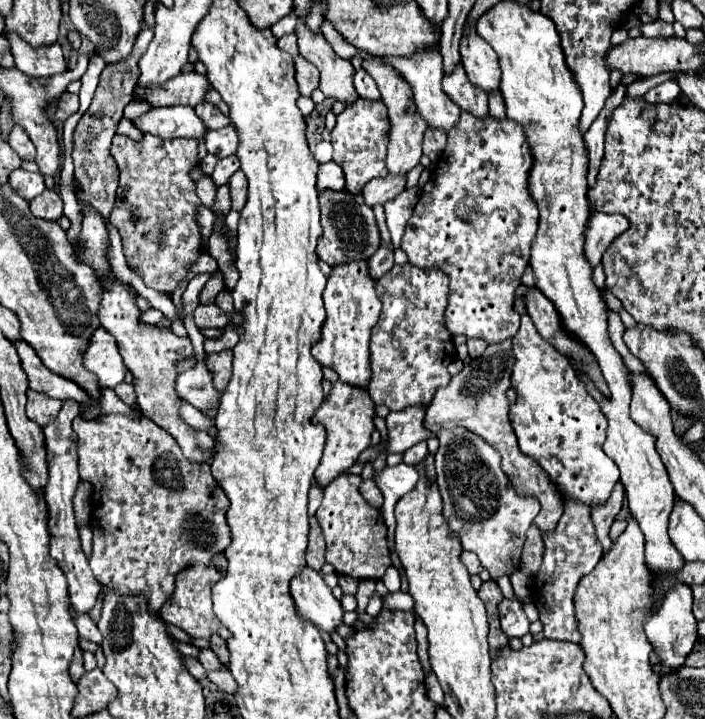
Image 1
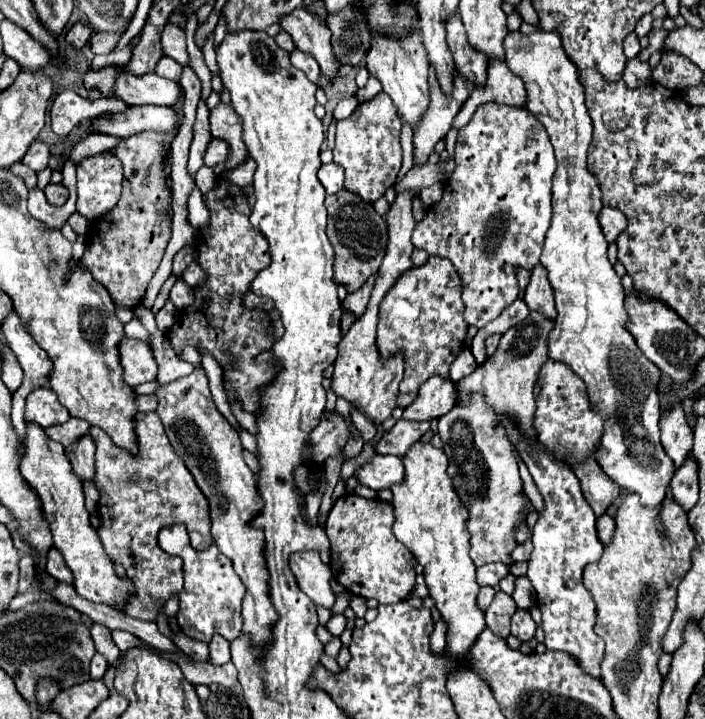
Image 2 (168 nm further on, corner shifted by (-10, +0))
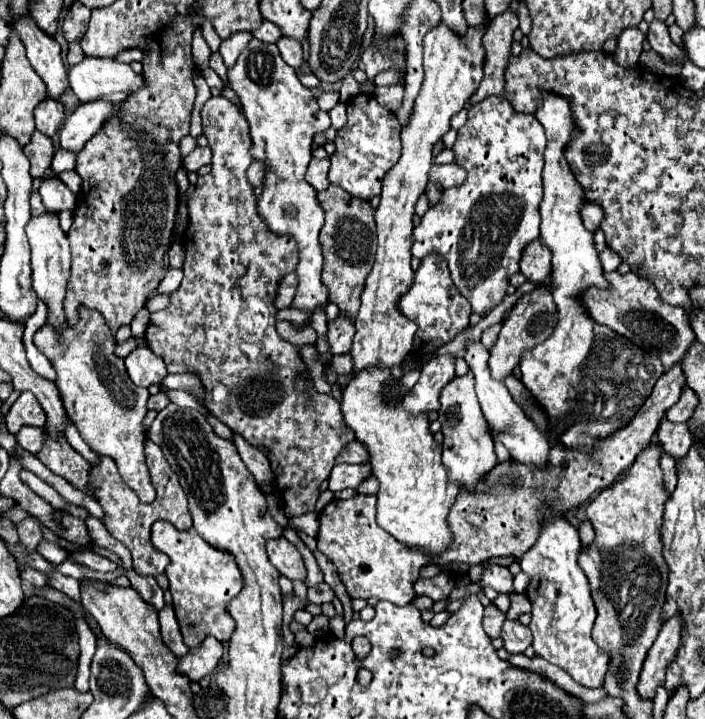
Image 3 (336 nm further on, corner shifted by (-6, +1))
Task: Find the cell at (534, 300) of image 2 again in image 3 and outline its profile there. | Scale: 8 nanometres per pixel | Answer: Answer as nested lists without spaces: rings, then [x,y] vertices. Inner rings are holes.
[[[532,241],[530,245],[526,245],[524,255],[520,259],[520,271],[526,275],[526,279],[530,283],[540,283],[546,279],[546,275],[550,273],[552,267],[552,253],[546,245],[538,241]]]

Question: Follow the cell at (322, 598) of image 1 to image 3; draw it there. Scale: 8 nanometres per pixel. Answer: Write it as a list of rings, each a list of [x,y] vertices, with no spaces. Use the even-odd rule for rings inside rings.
[[[278,537],[266,543],[266,551],[268,551],[268,559],[270,563],[288,579],[300,579],[306,581],[306,567],[302,561],[302,555],[298,553],[298,549],[286,539],[286,537]]]

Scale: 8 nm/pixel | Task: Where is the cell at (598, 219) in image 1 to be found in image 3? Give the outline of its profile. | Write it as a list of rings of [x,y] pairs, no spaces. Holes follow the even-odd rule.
[[[586,203],[586,205],[582,205],[582,209],[580,209],[580,215],[582,215],[584,227],[586,227],[588,231],[596,231],[596,229],[600,227],[600,221],[602,221],[602,217],[604,217],[602,209],[600,209],[598,205],[592,205],[592,203]]]

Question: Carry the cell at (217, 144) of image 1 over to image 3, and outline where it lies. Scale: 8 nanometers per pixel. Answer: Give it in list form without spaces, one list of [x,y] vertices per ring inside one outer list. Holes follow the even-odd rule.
[[[196,147],[190,155],[184,157],[184,165],[182,165],[182,167],[184,167],[186,171],[198,171],[202,165],[208,165],[210,159],[212,159],[212,151],[210,151],[210,147],[206,147],[206,149]]]

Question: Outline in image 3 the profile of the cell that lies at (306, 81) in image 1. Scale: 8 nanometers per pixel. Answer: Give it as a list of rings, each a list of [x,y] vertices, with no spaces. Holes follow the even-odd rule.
[[[280,37],[280,39],[276,41],[276,47],[280,49],[282,59],[284,59],[290,67],[298,69],[298,67],[304,63],[302,47],[300,47],[300,43],[298,43],[296,39],[292,39],[292,37]]]

